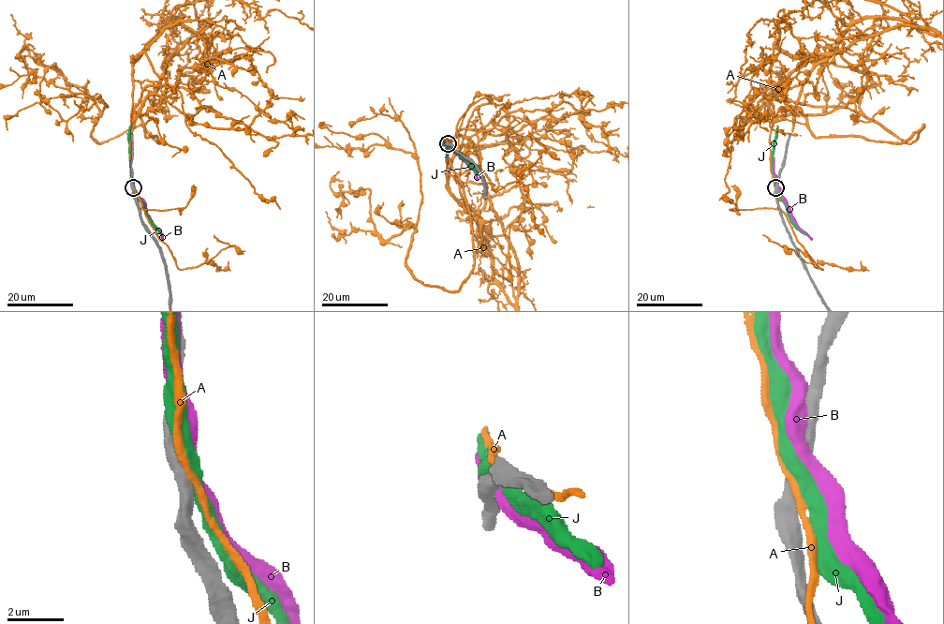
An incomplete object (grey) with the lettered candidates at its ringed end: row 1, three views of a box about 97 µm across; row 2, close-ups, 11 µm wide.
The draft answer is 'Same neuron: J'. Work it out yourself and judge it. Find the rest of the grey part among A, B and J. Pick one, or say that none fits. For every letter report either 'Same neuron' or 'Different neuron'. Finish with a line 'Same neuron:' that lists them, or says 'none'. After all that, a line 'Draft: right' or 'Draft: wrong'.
A: Same neuron
B: Different neuron
J: Different neuron
Same neuron: A
Draft: wrong

